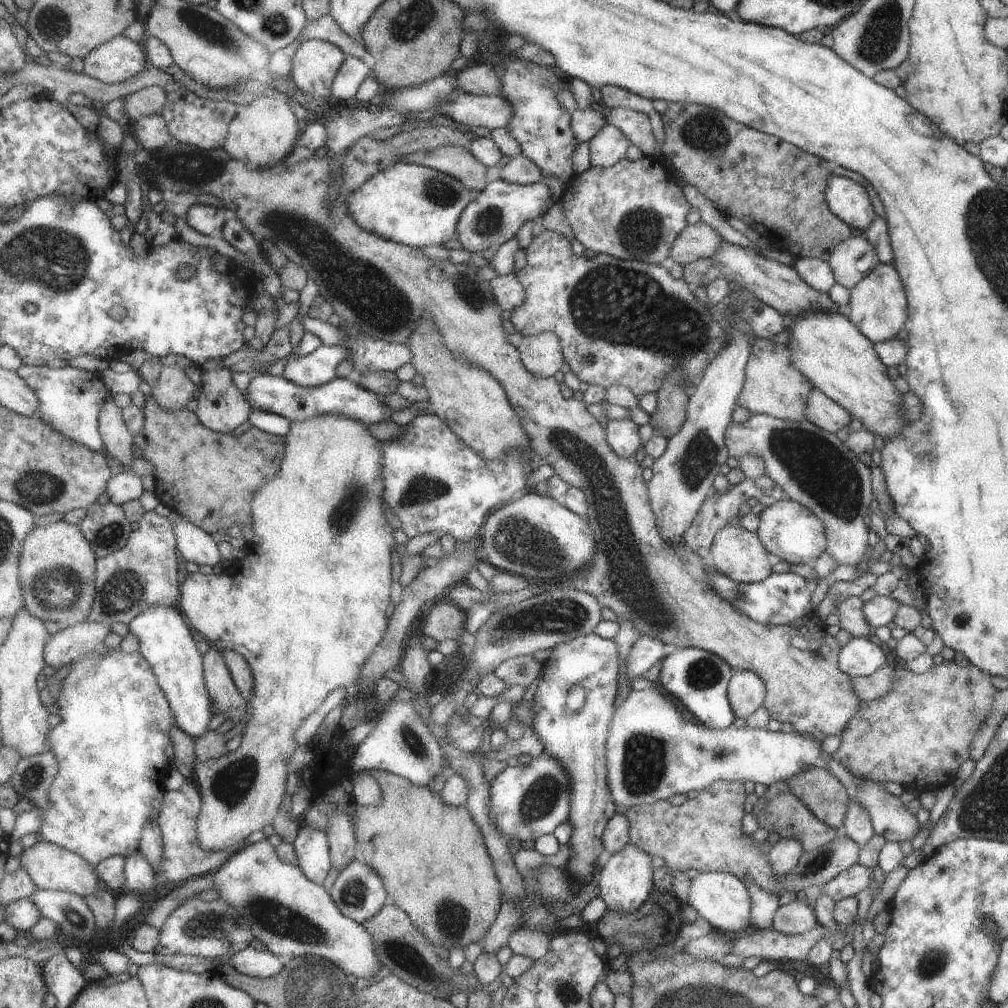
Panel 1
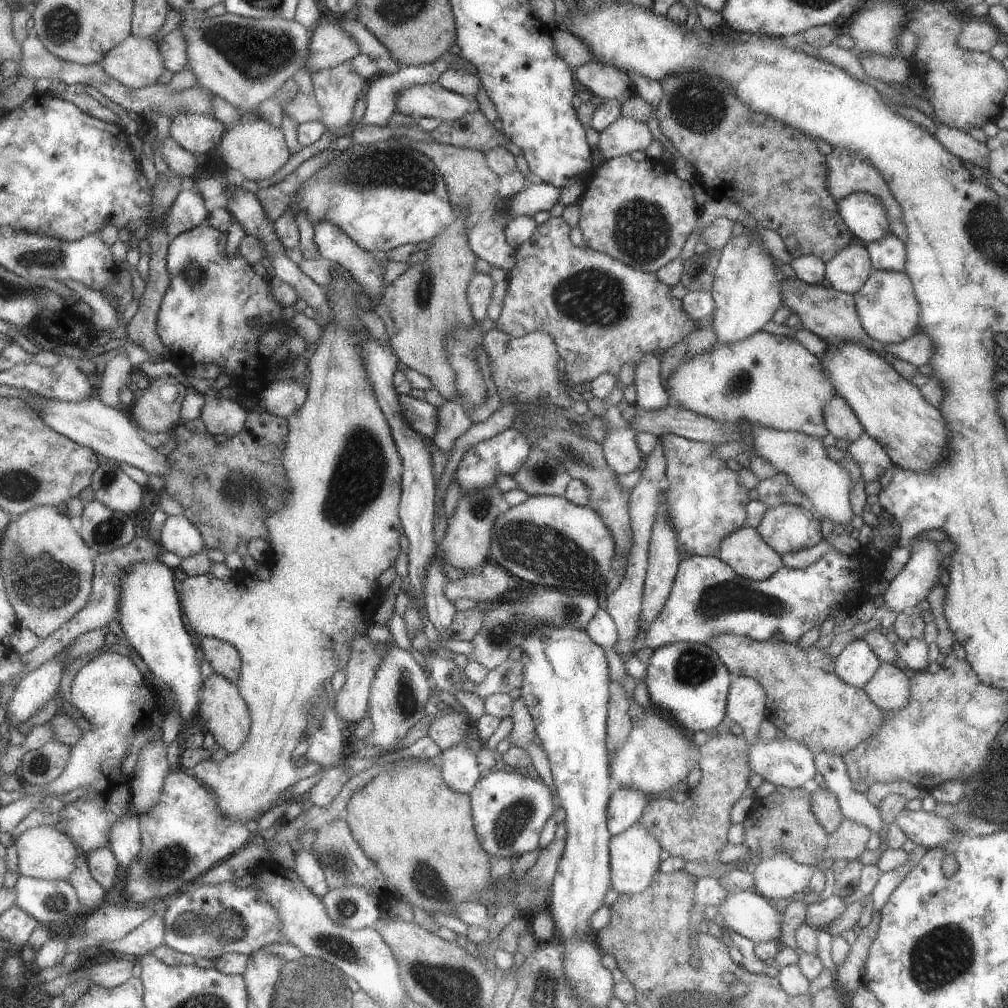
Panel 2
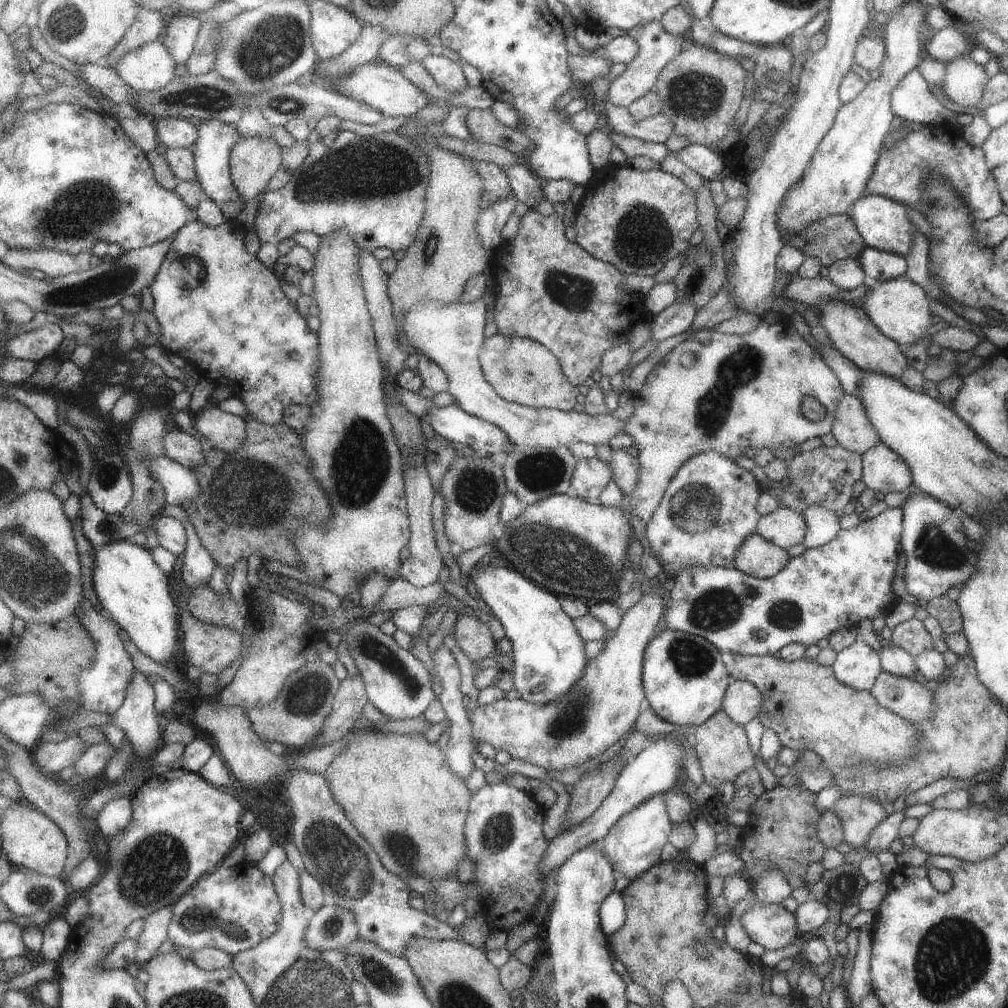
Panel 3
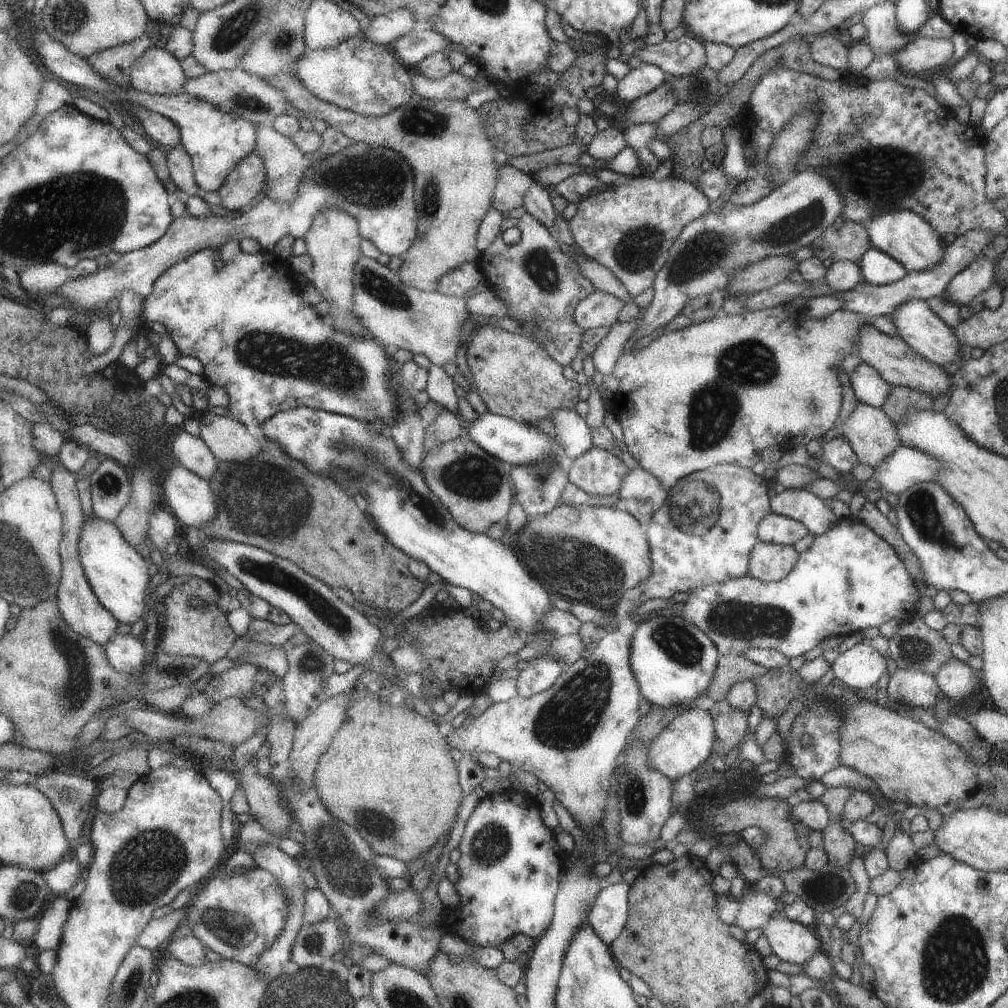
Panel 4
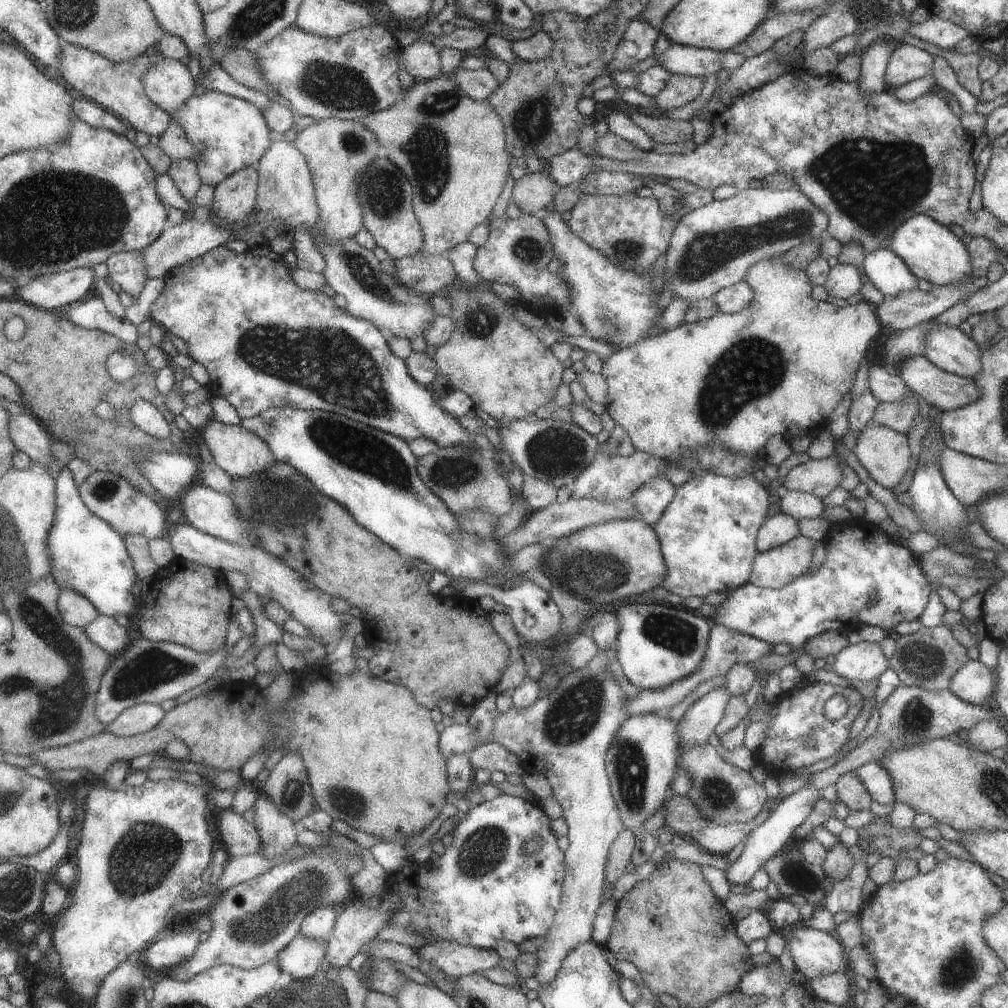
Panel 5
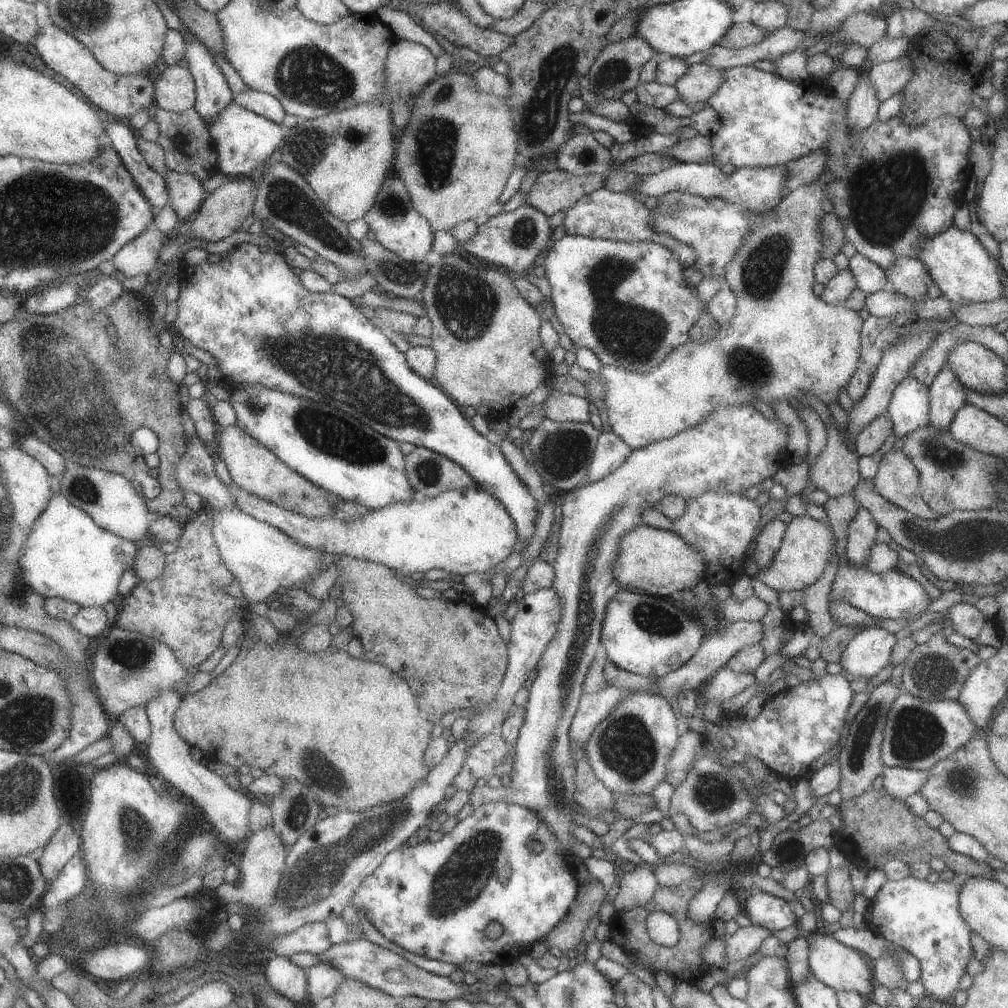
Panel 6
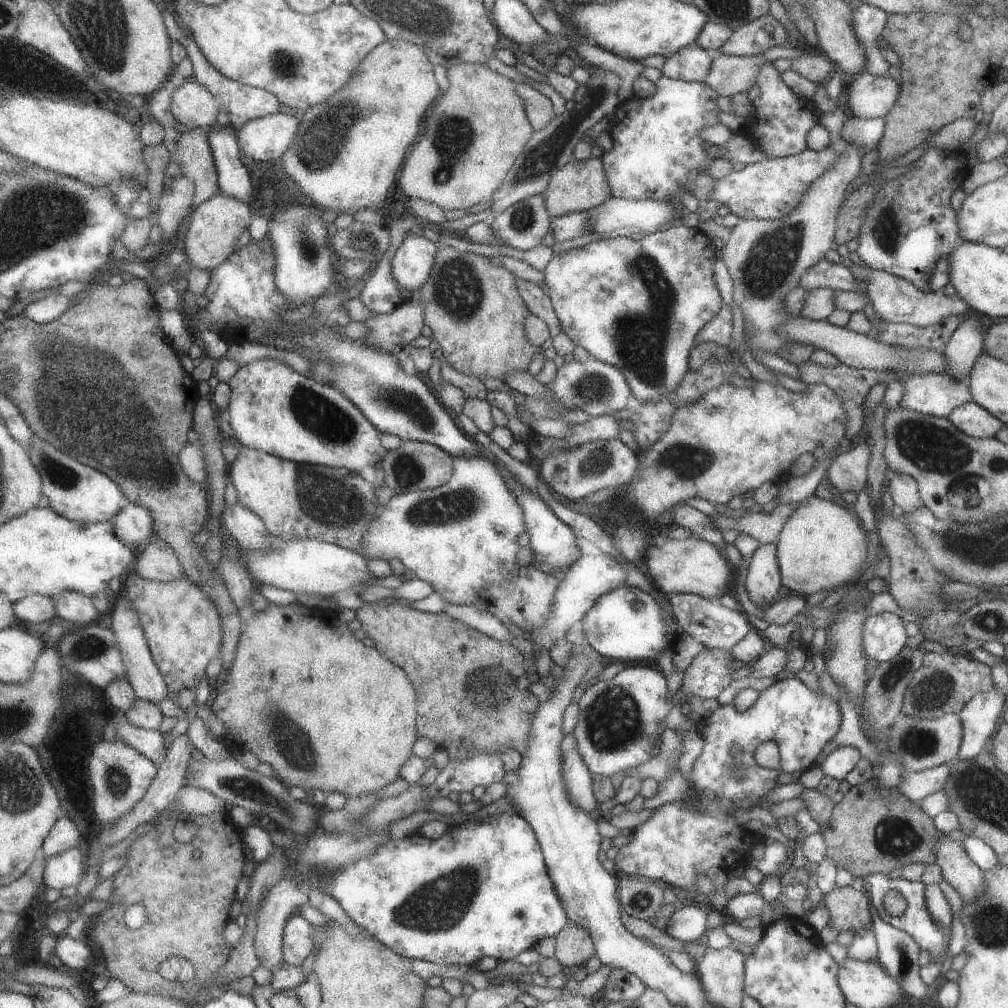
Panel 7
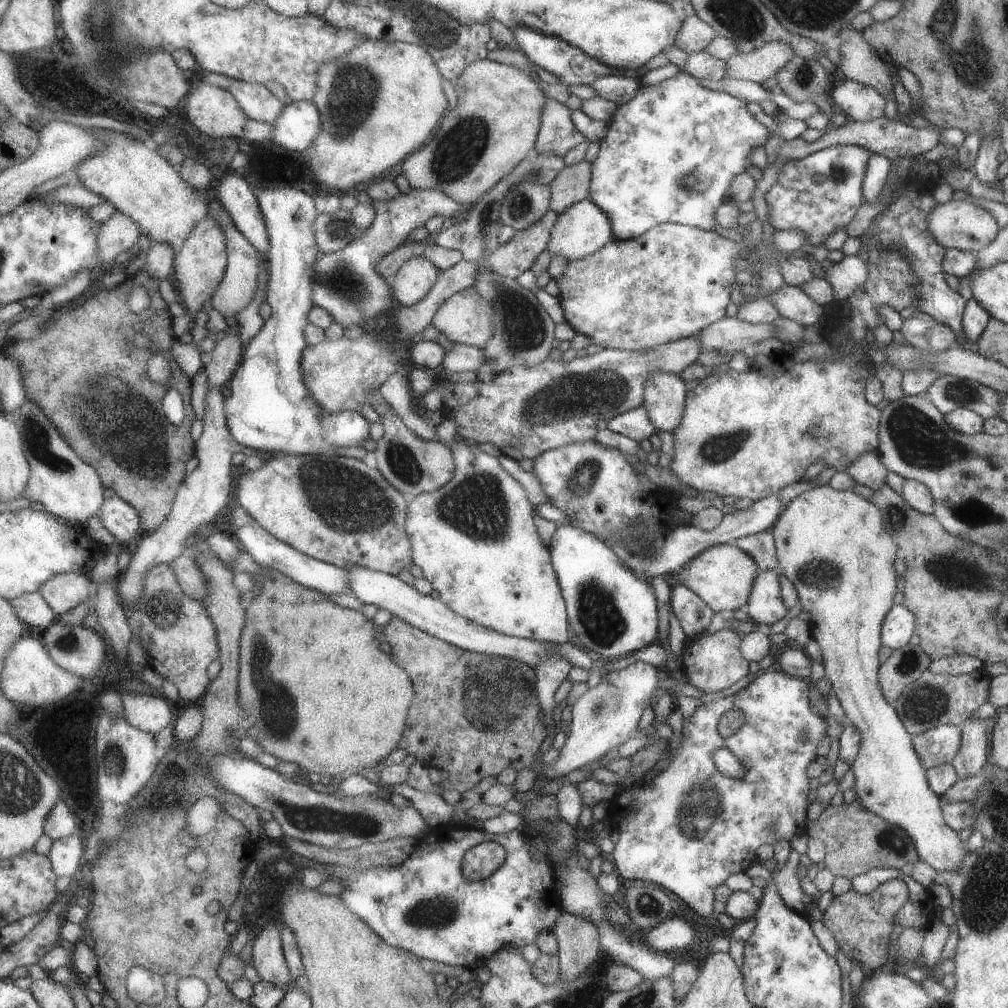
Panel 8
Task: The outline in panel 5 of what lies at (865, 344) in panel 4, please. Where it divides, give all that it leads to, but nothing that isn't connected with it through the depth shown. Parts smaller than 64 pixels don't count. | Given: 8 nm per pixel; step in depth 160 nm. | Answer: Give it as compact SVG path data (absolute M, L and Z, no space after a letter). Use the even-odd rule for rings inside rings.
M924 356L905 359L895 368L895 372L913 395L920 396L931 407L938 408L940 411L958 409L975 402L980 397L979 389L973 379L945 372L933 366Z

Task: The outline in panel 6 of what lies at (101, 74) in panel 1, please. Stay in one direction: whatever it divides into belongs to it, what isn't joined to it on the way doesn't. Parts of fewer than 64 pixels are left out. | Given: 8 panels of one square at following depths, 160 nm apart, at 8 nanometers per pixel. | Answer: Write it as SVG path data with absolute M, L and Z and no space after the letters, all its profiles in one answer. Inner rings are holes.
M185 63L162 65L153 74L154 98L159 107L176 113L195 107L197 85Z

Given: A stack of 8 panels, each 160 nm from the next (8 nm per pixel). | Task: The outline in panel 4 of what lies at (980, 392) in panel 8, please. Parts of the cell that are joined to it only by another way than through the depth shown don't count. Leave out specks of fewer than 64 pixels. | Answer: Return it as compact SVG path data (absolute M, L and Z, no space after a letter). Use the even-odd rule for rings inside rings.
M858 364L849 377L849 386L858 403L880 408L886 401L891 386L867 364Z

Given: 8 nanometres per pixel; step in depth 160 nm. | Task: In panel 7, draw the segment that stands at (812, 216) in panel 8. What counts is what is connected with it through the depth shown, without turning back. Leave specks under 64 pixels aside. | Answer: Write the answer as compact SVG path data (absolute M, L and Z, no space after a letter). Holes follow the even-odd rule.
M832 147L819 152L805 149L795 155L767 158L759 162L748 163L741 171L731 172L717 179L713 185L709 200L717 201L729 208L729 212L741 219L774 220L787 216L803 196L803 190L811 186L825 170L829 170L835 160L837 151Z

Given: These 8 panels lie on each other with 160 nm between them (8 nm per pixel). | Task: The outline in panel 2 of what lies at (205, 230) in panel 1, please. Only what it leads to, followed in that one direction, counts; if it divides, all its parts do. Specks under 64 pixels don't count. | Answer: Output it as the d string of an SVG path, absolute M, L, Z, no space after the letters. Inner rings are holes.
M185 190L177 196L175 204L163 218L163 228L175 240L181 234L207 224L210 216L205 199L196 191Z

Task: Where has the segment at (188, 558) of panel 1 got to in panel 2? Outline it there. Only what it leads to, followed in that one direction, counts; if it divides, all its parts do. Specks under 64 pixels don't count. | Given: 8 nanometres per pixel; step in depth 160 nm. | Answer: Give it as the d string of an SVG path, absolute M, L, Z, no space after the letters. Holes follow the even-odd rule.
M186 515L169 516L160 532L161 546L182 560L207 549L201 530Z

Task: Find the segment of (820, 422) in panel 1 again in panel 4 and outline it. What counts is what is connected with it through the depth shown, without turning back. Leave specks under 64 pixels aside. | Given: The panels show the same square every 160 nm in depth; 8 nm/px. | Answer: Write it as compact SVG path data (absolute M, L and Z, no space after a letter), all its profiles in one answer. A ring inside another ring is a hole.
M862 403L855 405L852 412L845 418L842 424L827 430L827 432L817 440L821 446L823 443L827 443L829 440L835 438L835 436L847 438L847 442L849 442L849 446L851 446L851 450L853 450L857 461L870 466L871 469L879 466L893 450L897 450L899 446L902 446L901 442L899 442L899 436L895 434L895 425L891 423L887 414L885 414L881 408L872 408Z

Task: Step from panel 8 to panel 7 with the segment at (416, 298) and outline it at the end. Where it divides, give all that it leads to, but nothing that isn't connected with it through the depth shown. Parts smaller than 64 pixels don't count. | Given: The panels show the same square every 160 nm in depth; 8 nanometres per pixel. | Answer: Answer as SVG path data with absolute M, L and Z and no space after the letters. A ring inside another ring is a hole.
M426 230L419 235L410 234L403 238L392 259L392 274L407 290L415 294L423 289L434 273L435 258L440 249L426 236Z

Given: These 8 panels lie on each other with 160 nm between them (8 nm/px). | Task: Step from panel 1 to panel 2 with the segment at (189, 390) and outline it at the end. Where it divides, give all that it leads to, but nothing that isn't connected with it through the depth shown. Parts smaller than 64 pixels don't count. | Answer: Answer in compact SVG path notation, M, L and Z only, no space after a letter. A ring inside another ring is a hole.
M172 376L150 380L143 396L129 406L129 414L136 426L149 432L172 433L182 421L181 412L189 388Z

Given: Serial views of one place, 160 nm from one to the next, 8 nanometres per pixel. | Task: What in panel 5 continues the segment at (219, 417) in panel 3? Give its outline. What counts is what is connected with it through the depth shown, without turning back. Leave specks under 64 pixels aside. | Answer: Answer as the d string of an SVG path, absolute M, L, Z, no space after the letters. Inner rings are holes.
M215 418L208 422L204 430L204 439L214 462L234 479L258 476L269 469L276 462L270 446L257 434L247 430L243 425L228 425Z

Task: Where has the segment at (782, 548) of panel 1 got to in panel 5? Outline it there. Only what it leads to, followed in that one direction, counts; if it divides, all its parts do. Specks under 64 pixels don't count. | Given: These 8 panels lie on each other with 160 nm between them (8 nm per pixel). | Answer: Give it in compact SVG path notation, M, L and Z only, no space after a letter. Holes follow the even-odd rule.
M781 512L766 516L757 529L754 543L757 553L775 548L799 533L797 521Z

